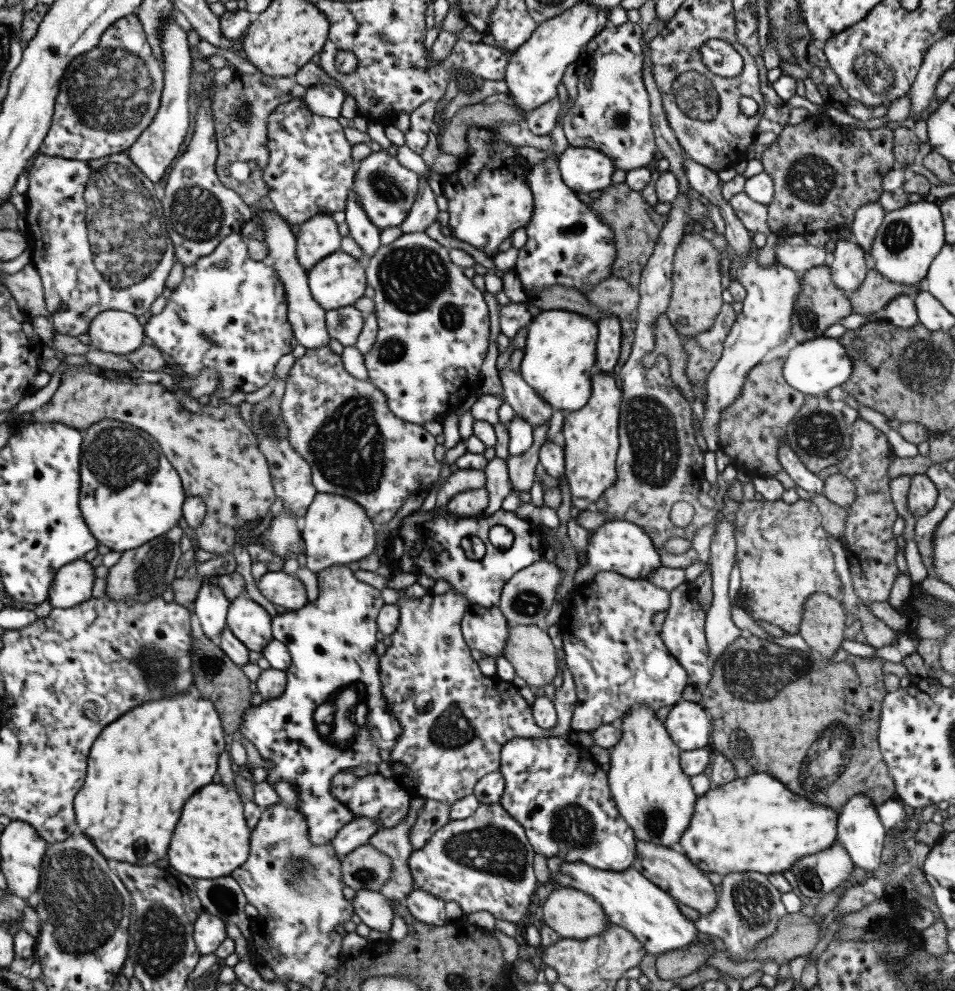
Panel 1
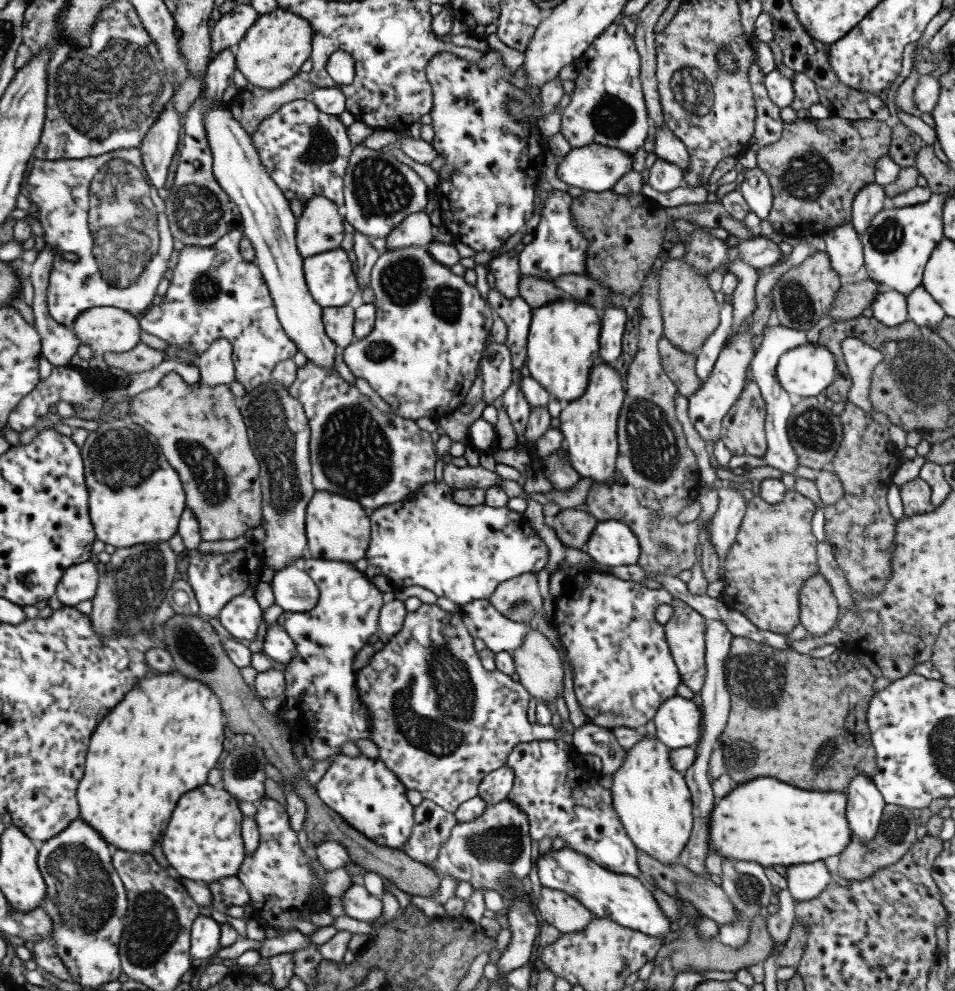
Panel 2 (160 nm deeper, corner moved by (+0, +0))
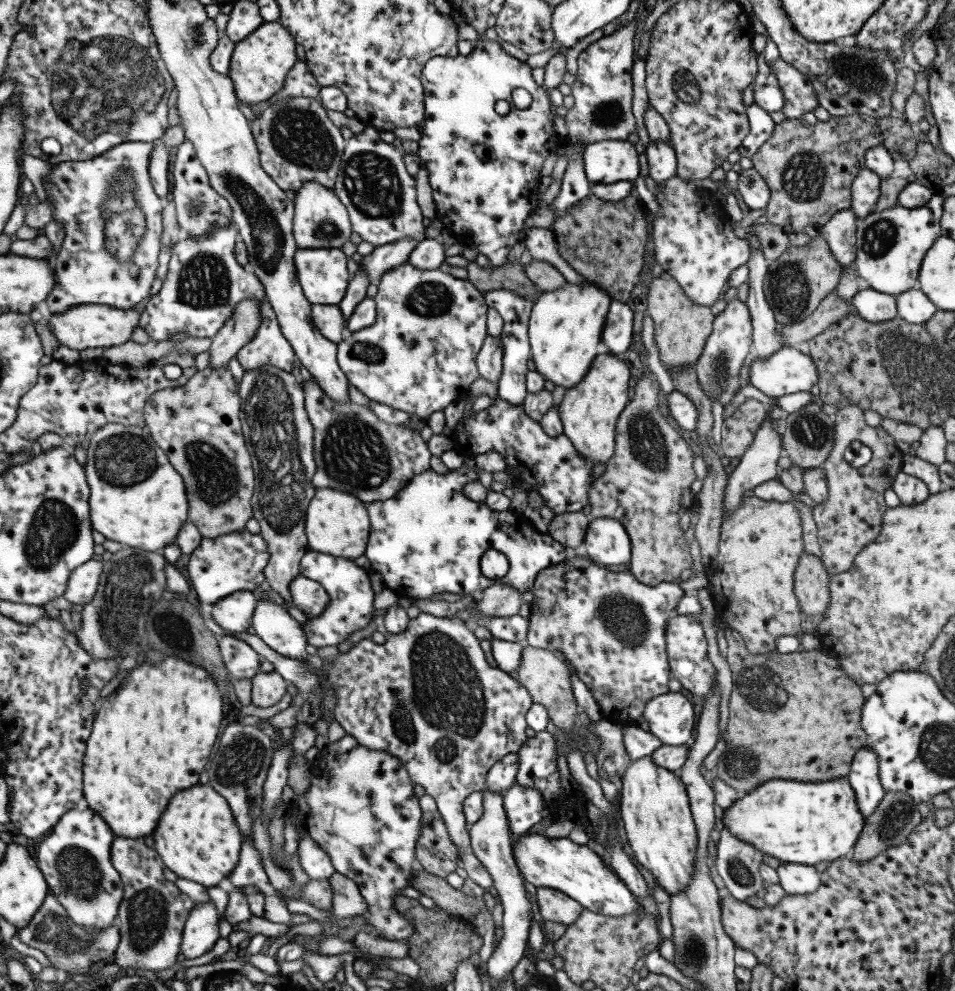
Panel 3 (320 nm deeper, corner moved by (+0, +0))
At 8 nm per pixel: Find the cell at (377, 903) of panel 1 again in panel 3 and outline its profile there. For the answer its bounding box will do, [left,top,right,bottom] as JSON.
[326,873,366,918]

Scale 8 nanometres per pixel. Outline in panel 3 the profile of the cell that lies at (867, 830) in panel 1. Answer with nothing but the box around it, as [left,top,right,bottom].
[846,747,885,819]

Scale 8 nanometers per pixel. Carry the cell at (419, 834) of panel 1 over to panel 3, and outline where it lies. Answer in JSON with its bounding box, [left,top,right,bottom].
[414,795,458,878]

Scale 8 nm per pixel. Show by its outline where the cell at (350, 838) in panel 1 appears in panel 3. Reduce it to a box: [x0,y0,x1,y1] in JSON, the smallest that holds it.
[297,836,334,880]

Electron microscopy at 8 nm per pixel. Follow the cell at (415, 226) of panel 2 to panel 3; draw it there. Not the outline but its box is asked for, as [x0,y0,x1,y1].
[357,236,418,283]

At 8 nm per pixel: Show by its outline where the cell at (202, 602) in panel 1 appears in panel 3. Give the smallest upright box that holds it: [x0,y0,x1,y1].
[187,528,268,606]

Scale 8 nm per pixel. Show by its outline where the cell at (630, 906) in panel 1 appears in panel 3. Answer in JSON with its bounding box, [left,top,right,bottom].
[510,833,642,917]

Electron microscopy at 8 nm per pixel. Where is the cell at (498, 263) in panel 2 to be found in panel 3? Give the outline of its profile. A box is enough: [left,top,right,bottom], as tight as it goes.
[417,36,561,267]

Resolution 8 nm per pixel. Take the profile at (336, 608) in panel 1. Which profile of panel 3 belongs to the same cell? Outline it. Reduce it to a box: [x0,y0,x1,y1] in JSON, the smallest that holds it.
[299,549,380,649]

